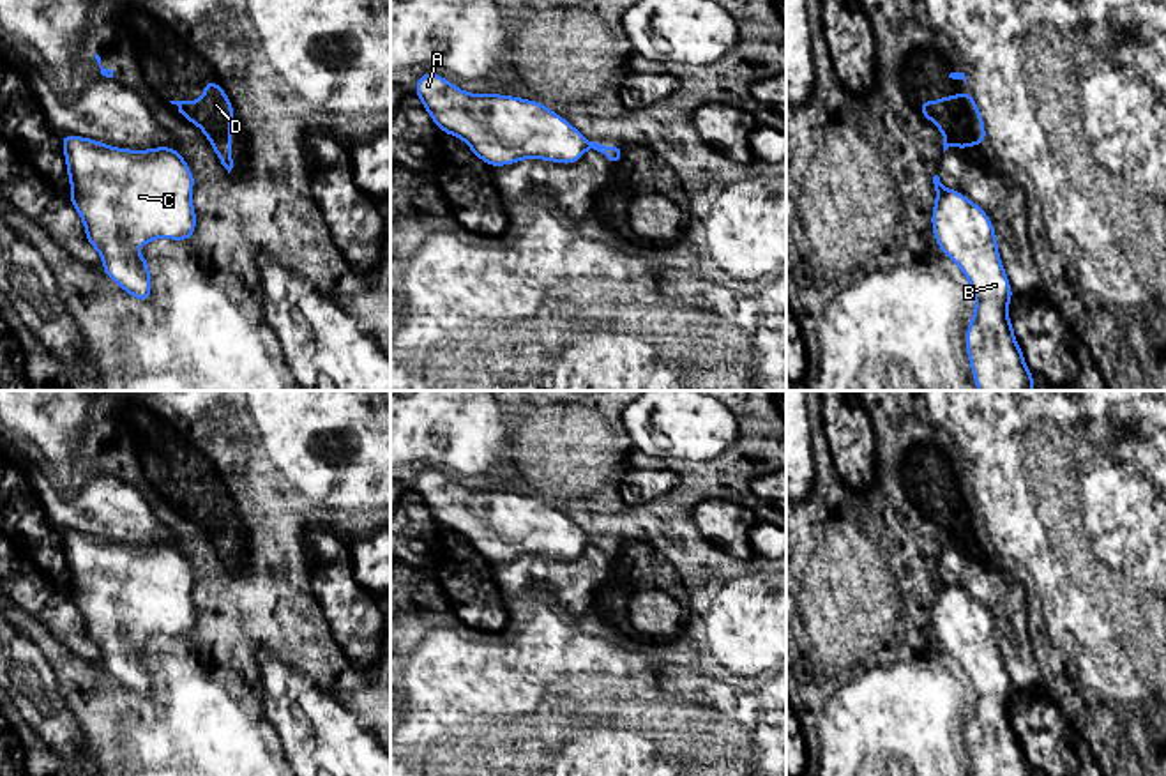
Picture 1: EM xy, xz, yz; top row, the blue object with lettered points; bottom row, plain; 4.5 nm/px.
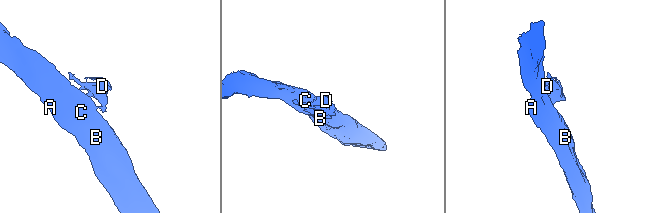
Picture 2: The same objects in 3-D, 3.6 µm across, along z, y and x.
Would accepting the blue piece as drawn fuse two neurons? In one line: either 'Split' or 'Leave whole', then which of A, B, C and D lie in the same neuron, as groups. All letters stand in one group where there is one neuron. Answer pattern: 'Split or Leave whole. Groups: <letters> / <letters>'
Split. Groups: A B C / D

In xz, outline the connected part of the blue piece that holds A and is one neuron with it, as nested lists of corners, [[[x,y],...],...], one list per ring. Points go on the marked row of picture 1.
[[[436,72],[417,78],[415,95],[443,134],[463,140],[491,168],[523,159],[574,164],[588,148],[588,140],[541,101],[468,94]]]

